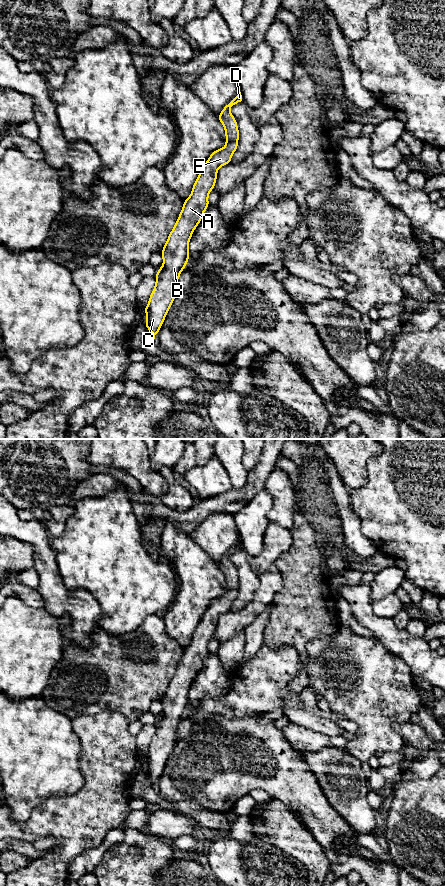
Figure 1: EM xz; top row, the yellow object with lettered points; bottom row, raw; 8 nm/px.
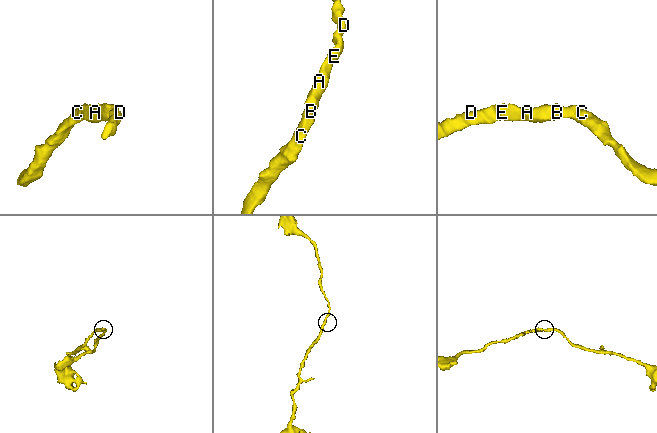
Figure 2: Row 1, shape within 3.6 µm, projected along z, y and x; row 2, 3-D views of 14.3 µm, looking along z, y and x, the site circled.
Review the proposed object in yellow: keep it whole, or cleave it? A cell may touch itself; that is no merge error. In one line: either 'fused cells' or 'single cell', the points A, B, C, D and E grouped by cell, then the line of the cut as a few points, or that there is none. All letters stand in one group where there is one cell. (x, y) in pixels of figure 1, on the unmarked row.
single cell; groups A B C D E; cut none

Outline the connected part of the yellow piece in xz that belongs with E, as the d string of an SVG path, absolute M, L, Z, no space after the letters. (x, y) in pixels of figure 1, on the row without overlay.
M240 540L218 564L225 576L226 593L214 599L206 609L161 700L163 714L158 717L156 733L148 753L143 757L147 762L145 775L150 778L154 787L178 741L177 729L190 704L188 692L209 654L208 643L215 635L217 619L222 613L231 610L232 602L238 595L239 578L230 556L241 549Z

